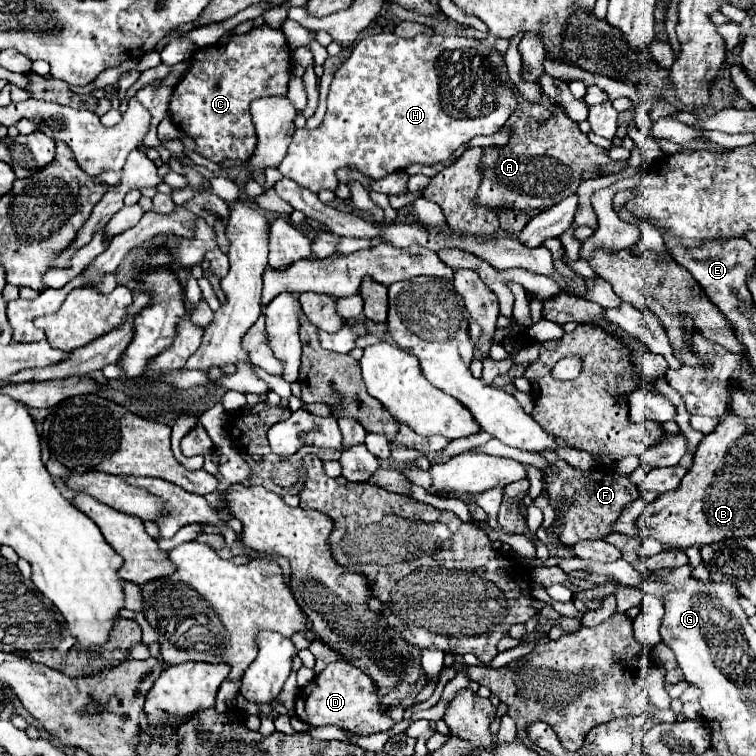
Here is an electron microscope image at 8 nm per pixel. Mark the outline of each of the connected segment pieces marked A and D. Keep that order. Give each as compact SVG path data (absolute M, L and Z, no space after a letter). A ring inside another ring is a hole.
M513 84L513 96L517 98L517 106L505 124L509 128L509 142L505 146L483 148L483 178L475 202L489 210L547 210L569 194L575 194L583 182L583 174L607 164L607 152L591 144L577 122L567 116L565 108L547 94L541 94L539 102L529 102Z
M349 662L327 664L325 670L315 676L313 682L301 688L295 698L295 714L309 726L333 724L339 728L353 730L359 736L385 732L393 726L389 710L385 710L385 706L381 706L377 698L377 686L373 686L373 680L365 672L357 670L357 666L353 668Z

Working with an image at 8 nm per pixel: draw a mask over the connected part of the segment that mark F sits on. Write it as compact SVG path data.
M543 450L539 452L543 458L547 458L549 468L543 468L543 490L549 496L549 502L553 510L559 514L555 522L547 528L547 532L557 532L559 530L559 540L565 546L573 546L579 540L597 540L605 538L607 534L613 532L613 522L621 516L623 508L633 502L639 496L637 486L631 482L629 474L617 474L609 472L609 468L595 466L593 470L577 470L569 466L565 460L557 458L553 450Z

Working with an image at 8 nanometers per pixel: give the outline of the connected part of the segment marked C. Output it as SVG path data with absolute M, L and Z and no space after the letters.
M267 24L253 28L245 34L235 34L231 38L231 42L227 42L227 44L199 48L189 60L189 70L183 74L183 78L177 82L177 86L173 90L169 116L175 122L175 126L179 126L187 136L191 136L195 140L195 144L197 144L195 150L201 156L205 156L207 160L221 162L225 158L235 158L235 160L245 162L247 158L253 156L253 150L257 144L257 134L255 134L255 126L251 122L249 104L263 96L287 94L289 62L291 62L291 52L289 52L283 32L273 30Z

